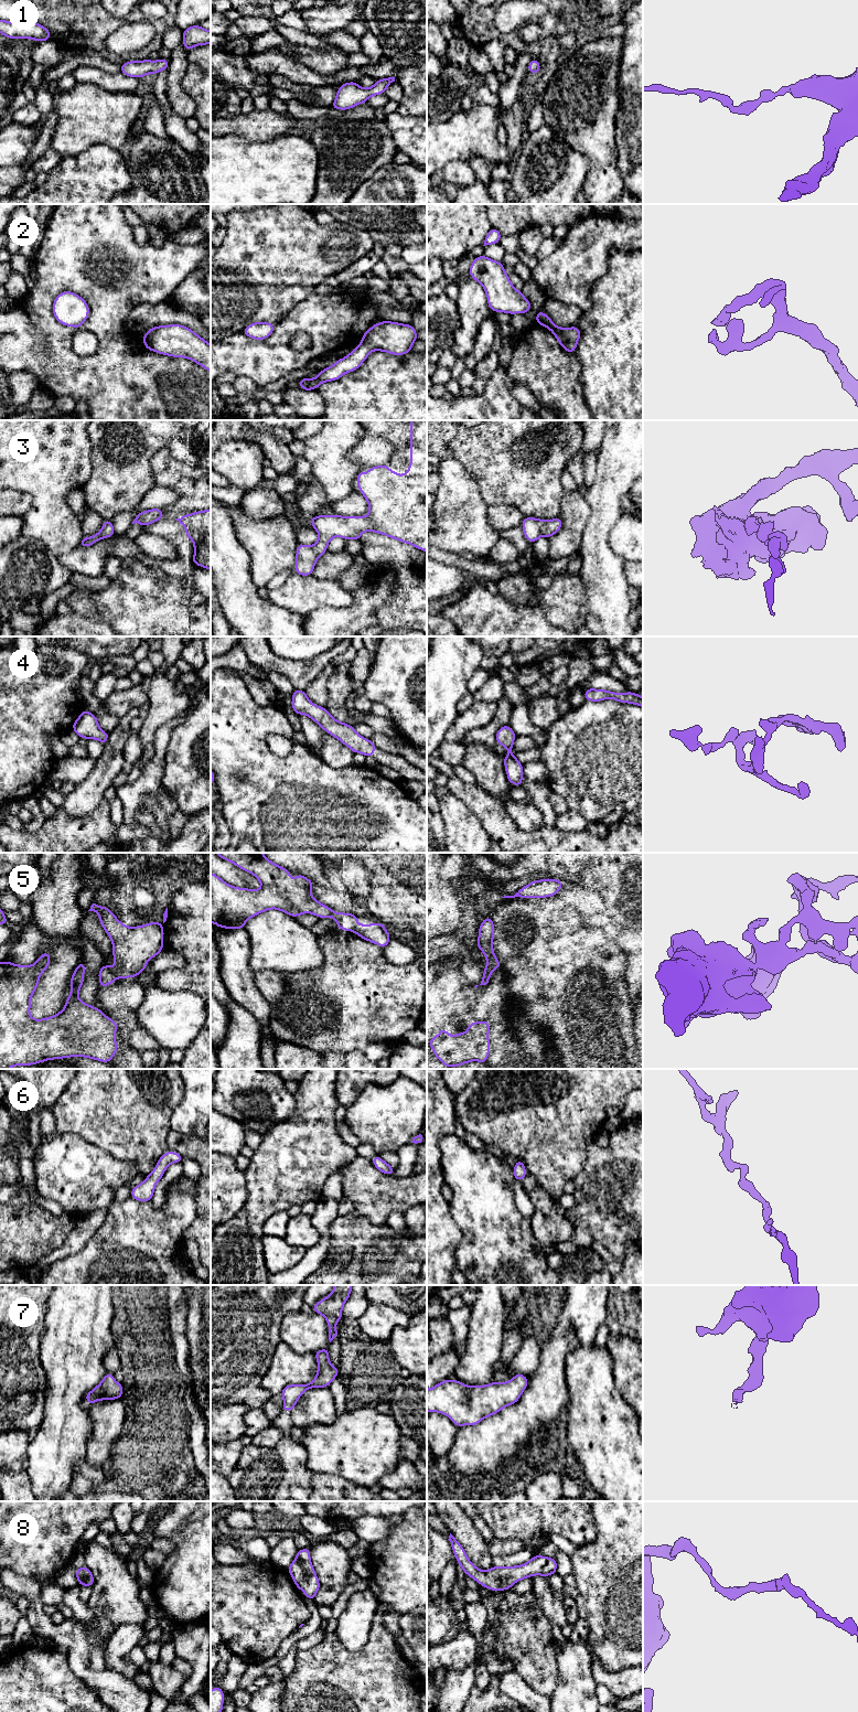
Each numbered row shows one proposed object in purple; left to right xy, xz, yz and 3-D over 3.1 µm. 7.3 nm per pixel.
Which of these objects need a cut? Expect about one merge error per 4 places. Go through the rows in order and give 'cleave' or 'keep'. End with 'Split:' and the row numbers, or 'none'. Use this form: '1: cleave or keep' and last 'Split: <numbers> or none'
1: keep
2: keep
3: keep
4: keep
5: cleave
6: keep
7: keep
8: keep
Split: 5

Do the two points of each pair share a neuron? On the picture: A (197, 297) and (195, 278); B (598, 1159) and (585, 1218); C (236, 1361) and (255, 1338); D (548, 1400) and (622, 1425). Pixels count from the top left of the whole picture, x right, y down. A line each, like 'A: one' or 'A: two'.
A: one
B: one
C: one
D: two

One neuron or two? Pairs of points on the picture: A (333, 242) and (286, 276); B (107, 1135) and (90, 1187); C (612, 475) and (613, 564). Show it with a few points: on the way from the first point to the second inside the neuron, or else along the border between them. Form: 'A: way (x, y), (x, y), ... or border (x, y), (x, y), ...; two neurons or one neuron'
A: way (321, 252), (309, 253), (298, 264); one neuron
B: border (79, 1137), (116, 1157), (127, 1159); two neurons
C: way (604, 498), (602, 542); one neuron

